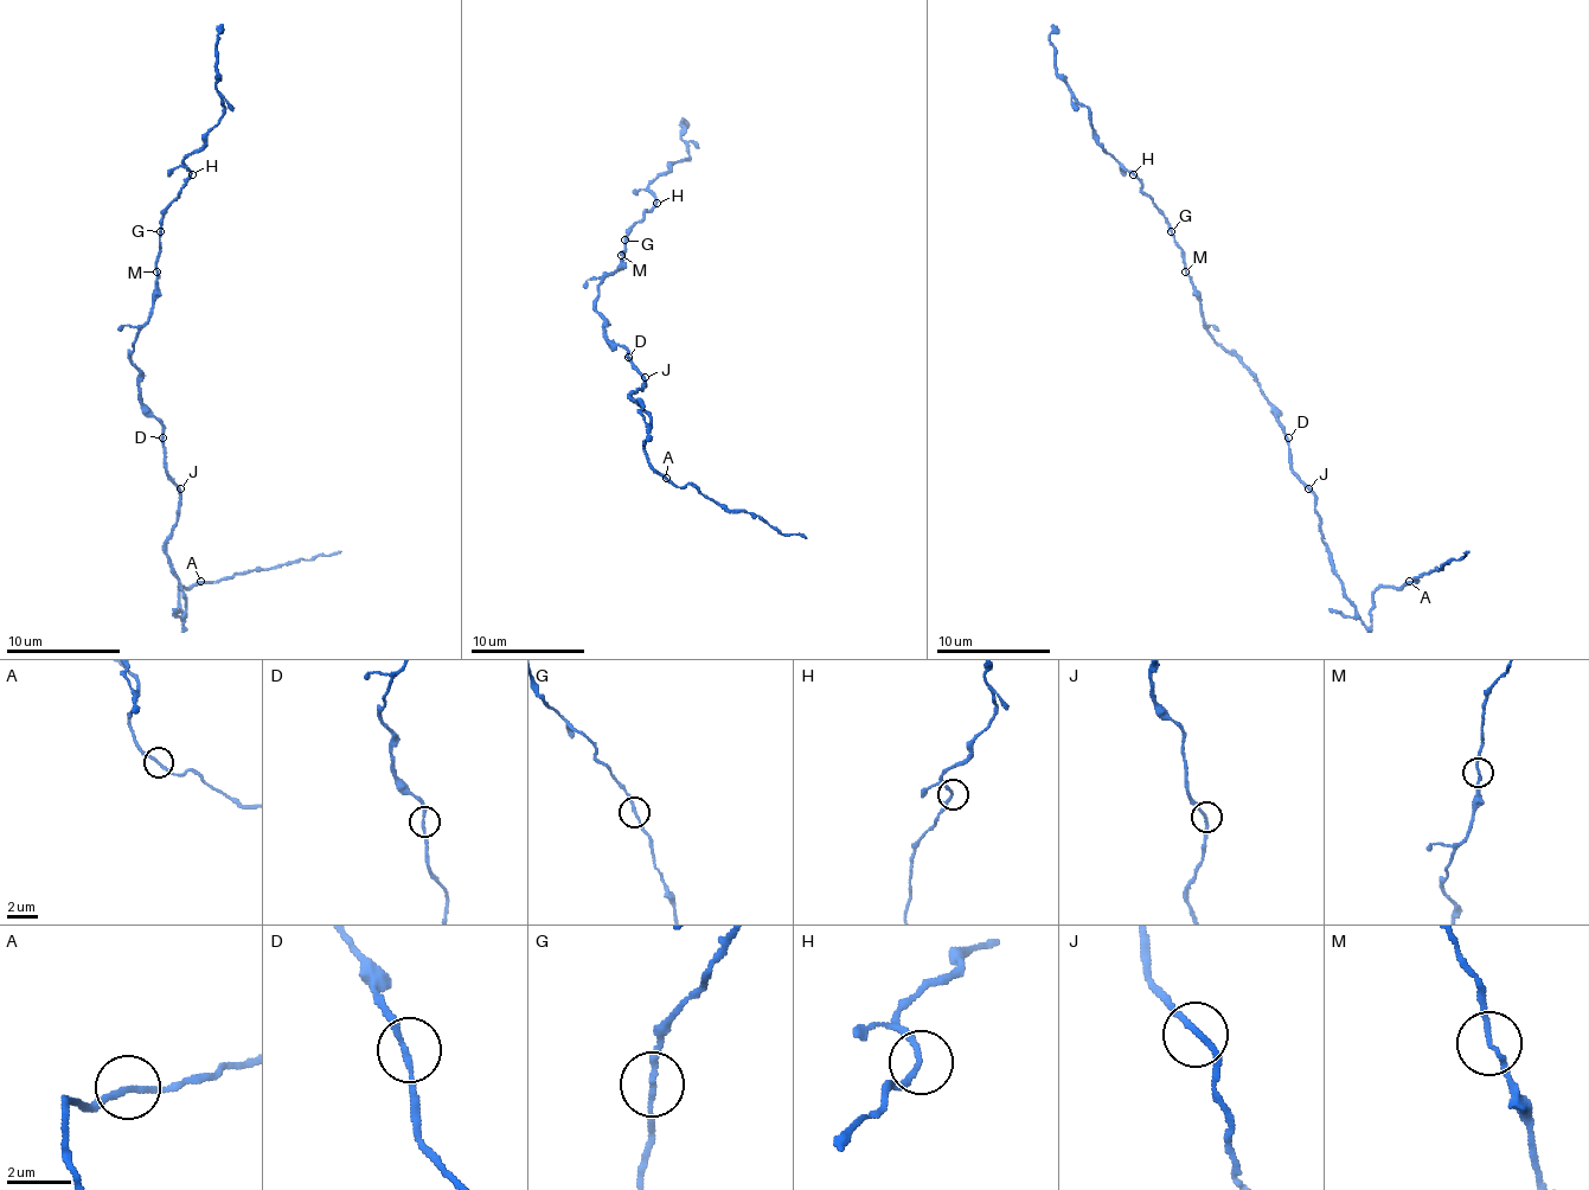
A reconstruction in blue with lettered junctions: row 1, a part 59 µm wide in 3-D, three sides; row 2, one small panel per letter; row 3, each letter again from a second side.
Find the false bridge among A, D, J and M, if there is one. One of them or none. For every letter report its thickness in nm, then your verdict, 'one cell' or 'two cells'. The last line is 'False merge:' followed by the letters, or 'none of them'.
A: 180 nm | one cell
D: 180 nm | one cell
J: 180 nm | one cell
M: 150 nm | two cells
False merge: M

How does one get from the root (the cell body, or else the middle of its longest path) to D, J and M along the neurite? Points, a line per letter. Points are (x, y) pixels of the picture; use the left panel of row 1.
D: (152, 411), (162, 426), (162, 437)
J: (152, 411), (162, 426), (166, 474), (180, 488)
M: (152, 411), (142, 403), (140, 369), (132, 360), (132, 351), (138, 334), (148, 320), (158, 272)

